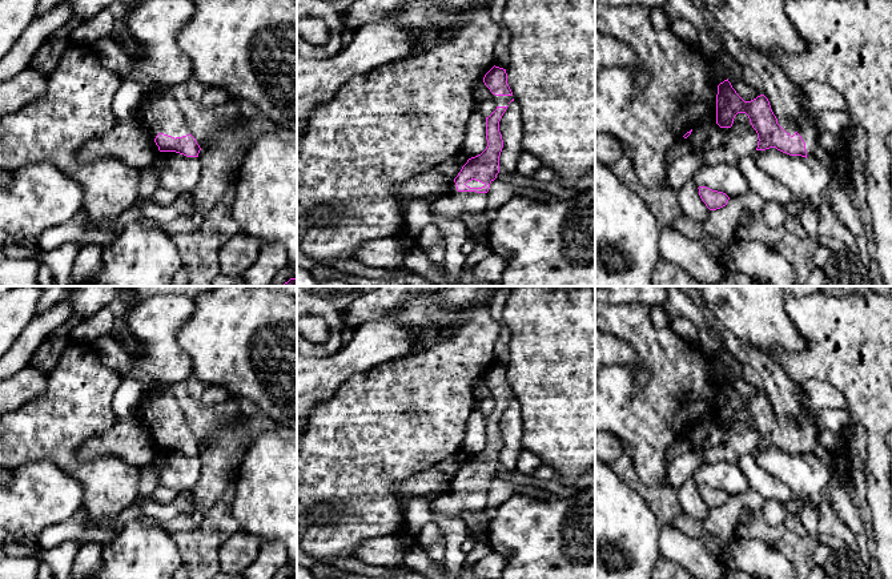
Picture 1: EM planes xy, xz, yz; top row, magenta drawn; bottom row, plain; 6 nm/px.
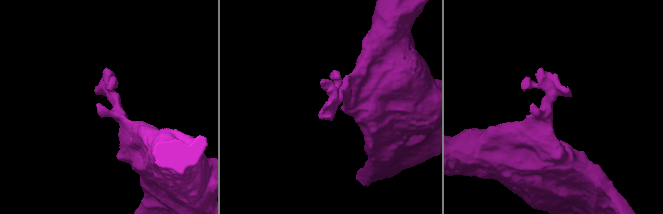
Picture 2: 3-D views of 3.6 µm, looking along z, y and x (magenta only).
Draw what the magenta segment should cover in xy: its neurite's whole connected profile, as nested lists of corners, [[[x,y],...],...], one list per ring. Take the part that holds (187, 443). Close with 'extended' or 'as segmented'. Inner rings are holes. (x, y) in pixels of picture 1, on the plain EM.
[[[152,386],[142,398],[137,414],[154,435],[160,450],[198,455],[201,446],[189,431],[177,398],[166,386]]]; extended

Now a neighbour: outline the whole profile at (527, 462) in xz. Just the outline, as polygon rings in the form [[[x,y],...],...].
[[[523,449],[517,461],[517,471],[522,474],[531,474],[541,465],[542,461],[538,455]]]

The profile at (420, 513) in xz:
[[[414,498],[407,506],[406,520],[414,532],[419,532],[427,523],[437,523],[441,527],[445,532],[443,564],[449,578],[458,579],[466,556],[462,551],[462,543],[467,539],[463,518],[437,514],[429,502]]]

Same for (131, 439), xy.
[[[134,417],[118,421],[107,433],[88,439],[77,451],[81,461],[114,457],[137,469],[149,466],[160,449],[145,421]]]

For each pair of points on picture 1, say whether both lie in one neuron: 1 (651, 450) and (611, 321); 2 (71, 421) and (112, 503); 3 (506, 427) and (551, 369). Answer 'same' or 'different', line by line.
1: same
2: same
3: different

